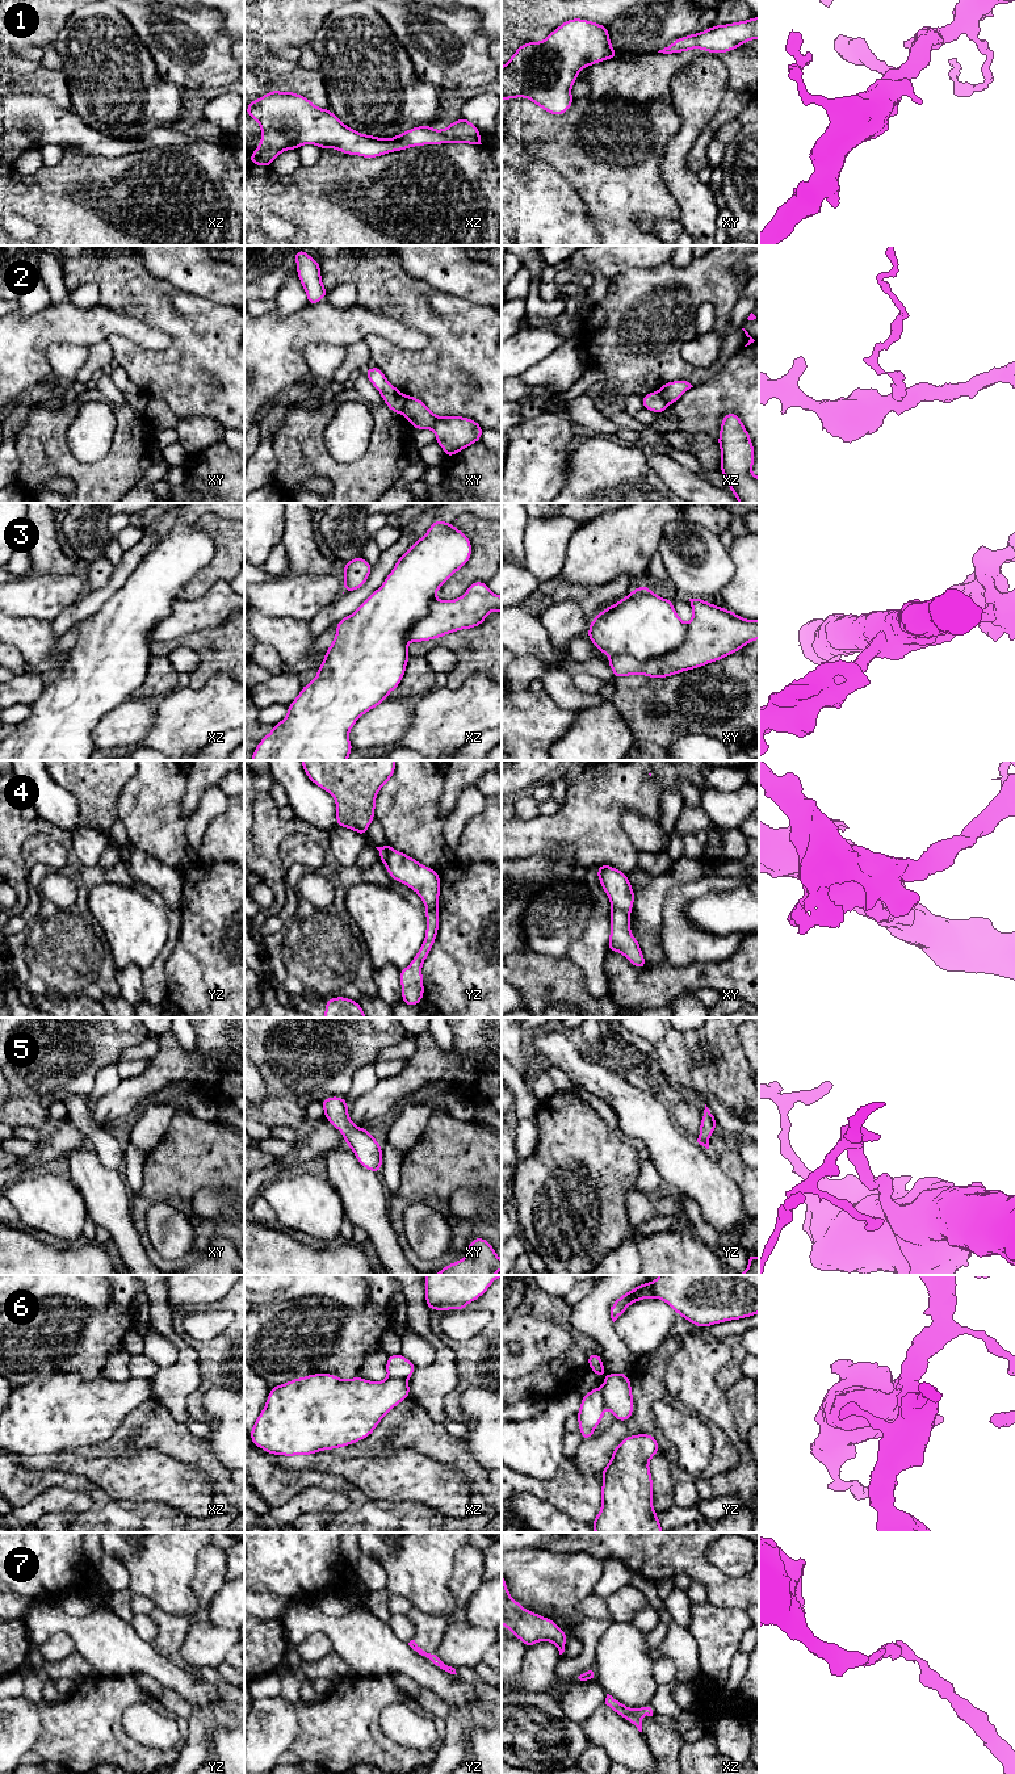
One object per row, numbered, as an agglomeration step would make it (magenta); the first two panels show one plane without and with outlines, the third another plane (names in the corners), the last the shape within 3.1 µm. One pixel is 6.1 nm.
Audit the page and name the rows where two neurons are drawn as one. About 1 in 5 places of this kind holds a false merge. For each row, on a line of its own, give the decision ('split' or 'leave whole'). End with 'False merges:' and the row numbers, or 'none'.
1: leave whole
2: split
3: split
4: split
5: leave whole
6: split
7: leave whole
False merges: 2, 3, 4, 6

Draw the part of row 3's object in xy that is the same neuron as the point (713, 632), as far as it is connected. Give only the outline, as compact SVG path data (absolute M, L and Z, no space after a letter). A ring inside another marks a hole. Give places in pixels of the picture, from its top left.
M689 599L693 617L684 642L674 651L647 660L629 655L611 655L608 664L616 679L628 675L668 678L739 651L759 639L759 620L745 620L737 613L701 599Z

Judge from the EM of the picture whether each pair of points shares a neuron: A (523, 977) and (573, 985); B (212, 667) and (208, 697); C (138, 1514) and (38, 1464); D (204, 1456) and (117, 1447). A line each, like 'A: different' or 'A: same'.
A: same
B: different
C: different
D: same

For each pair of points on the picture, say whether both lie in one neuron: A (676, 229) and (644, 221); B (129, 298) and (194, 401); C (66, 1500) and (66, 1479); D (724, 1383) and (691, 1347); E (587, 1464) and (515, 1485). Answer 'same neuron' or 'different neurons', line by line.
A: same neuron
B: same neuron
C: different neurons
D: different neurons
E: different neurons

